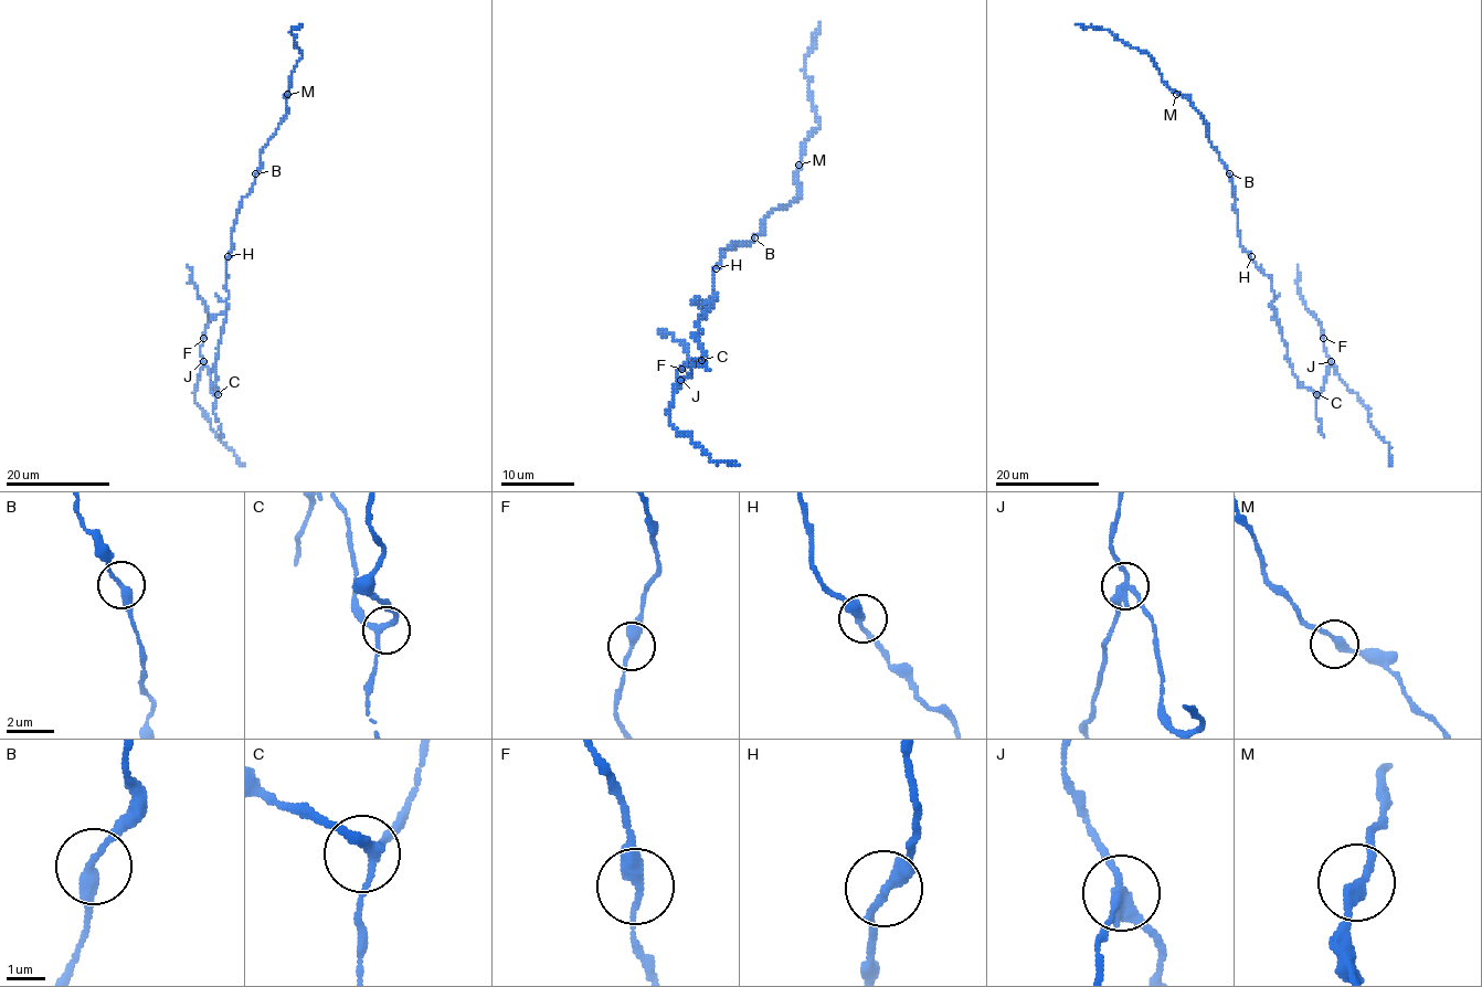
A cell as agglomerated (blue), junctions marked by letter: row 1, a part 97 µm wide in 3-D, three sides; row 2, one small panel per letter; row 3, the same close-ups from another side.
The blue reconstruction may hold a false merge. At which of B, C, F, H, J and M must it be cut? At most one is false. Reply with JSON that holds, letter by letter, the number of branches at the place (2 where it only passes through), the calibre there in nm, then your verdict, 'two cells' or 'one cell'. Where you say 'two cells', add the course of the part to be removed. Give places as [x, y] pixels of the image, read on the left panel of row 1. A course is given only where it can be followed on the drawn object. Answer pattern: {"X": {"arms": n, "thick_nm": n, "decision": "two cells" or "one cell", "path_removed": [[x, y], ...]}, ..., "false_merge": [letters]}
{"B": {"arms": 2, "thick_nm": 300, "decision": "one cell"}, "C": {"arms": 3, "thick_nm": 240, "decision": "one cell"}, "F": {"arms": 2, "thick_nm": 320, "decision": "one cell"}, "H": {"arms": 2, "thick_nm": 300, "decision": "one cell"}, "J": {"arms": 3, "thick_nm": 260, "decision": "two cells", "path_removed": [[203, 362], [194, 401], [215, 434], [239, 463], [245, 465]]}, "M": {"arms": 2, "thick_nm": 280, "decision": "one cell"}, "false_merge": ["J"]}

